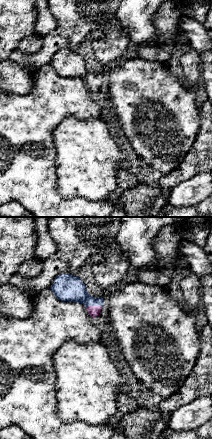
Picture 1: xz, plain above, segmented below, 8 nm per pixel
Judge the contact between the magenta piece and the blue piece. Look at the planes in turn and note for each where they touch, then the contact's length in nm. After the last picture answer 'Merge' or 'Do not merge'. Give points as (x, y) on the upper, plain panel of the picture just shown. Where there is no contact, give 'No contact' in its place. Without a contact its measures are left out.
Touches magenta at (93, 82). Shared border 130 nm

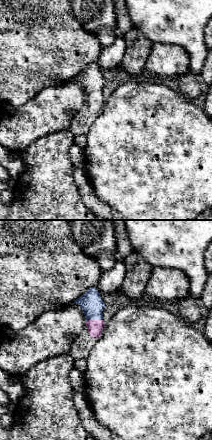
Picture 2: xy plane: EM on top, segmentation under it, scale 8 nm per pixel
Touches magenta at (94, 96). Shared border 140 nm

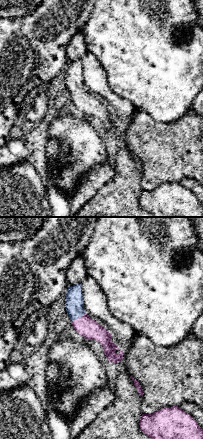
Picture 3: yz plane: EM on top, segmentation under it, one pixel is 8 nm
Touches magenta at (79, 93). Shared border 140 nm

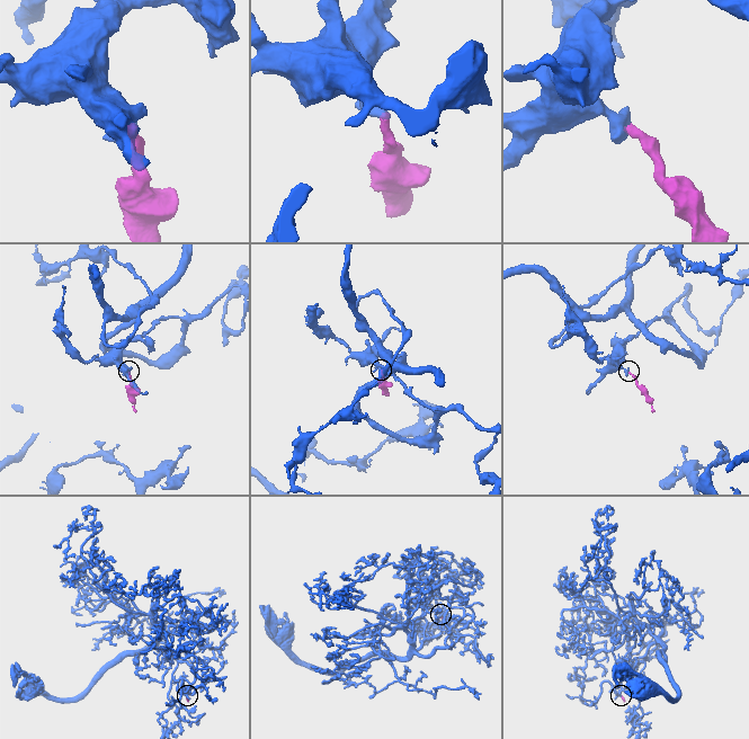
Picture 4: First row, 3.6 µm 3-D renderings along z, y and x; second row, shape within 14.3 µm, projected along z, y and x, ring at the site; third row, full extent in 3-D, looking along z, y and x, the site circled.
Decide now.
Merge

